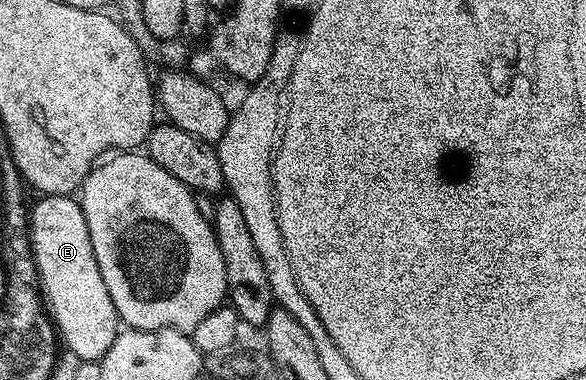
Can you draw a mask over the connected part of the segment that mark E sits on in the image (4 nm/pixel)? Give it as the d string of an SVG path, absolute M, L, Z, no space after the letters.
M46 194L38 199L34 206L32 203L29 214L29 240L33 244L33 259L41 281L41 296L45 299L49 317L53 320L64 349L75 352L82 362L100 362L117 338L119 319L111 292L107 292L107 284L103 284L103 276L91 248L91 236L87 232L83 208L76 197L68 194Z

